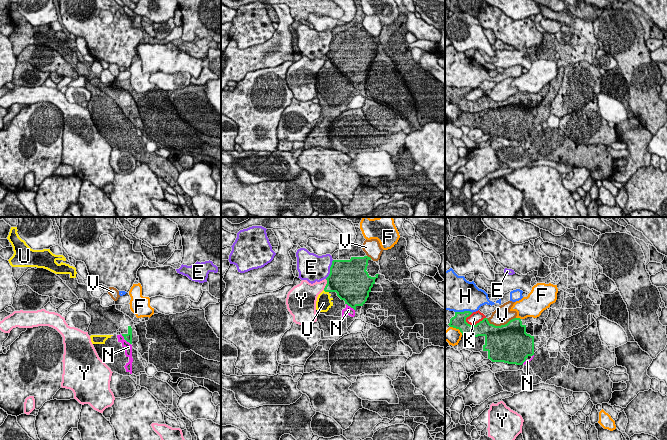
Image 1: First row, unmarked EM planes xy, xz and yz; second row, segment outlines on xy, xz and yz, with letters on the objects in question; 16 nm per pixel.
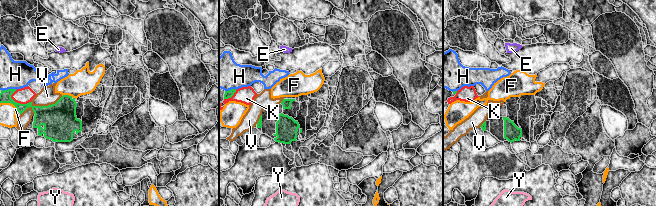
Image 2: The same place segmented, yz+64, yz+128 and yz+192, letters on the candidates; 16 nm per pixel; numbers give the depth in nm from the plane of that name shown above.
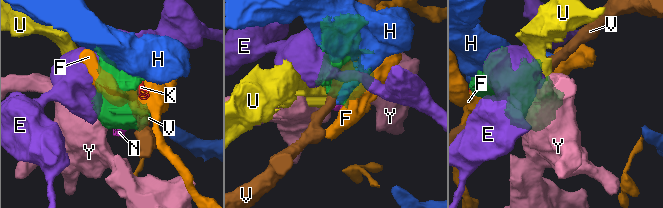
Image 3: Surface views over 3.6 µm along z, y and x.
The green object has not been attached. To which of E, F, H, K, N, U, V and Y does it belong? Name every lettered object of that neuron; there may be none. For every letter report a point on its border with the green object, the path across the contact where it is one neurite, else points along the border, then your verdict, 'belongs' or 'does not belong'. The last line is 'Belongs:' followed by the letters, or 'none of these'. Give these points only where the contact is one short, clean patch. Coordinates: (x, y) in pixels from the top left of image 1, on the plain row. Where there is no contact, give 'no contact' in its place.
E: contact xz (330, 45); does not belong
F: contact yz (518, 94); does not belong
H: contact yz (464, 87); does not belong
K: contact yz (476, 100); does not belong
N: contact xy (126, 116); does not belong
U: contact xz (326, 67); does not belong
V: contact yz (501, 101); does not belong
Y: contact xz (326, 60); does not belong
Belongs: none of these

